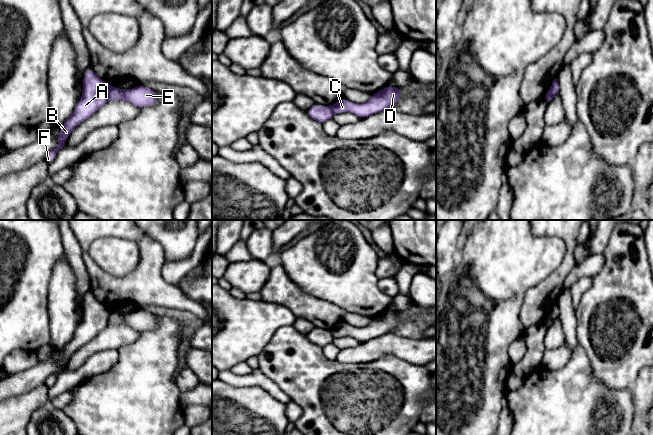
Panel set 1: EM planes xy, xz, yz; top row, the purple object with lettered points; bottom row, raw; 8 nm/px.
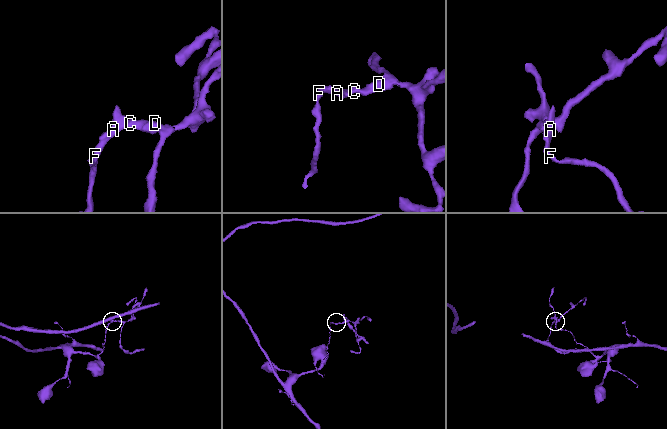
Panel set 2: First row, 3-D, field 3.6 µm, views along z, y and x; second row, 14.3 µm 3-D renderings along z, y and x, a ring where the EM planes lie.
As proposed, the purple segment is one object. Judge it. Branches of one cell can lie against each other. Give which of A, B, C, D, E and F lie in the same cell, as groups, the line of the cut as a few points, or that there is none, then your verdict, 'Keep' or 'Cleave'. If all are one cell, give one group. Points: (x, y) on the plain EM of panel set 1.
Groups: A B F / C D E. Split along xy (112, 311), (107, 324). Cleave

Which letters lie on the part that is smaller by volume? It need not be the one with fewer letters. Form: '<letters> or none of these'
C, D, E

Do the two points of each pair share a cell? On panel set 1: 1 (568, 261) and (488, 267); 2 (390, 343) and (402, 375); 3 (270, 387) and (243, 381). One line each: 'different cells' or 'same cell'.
1: different cells
2: different cells
3: same cell

